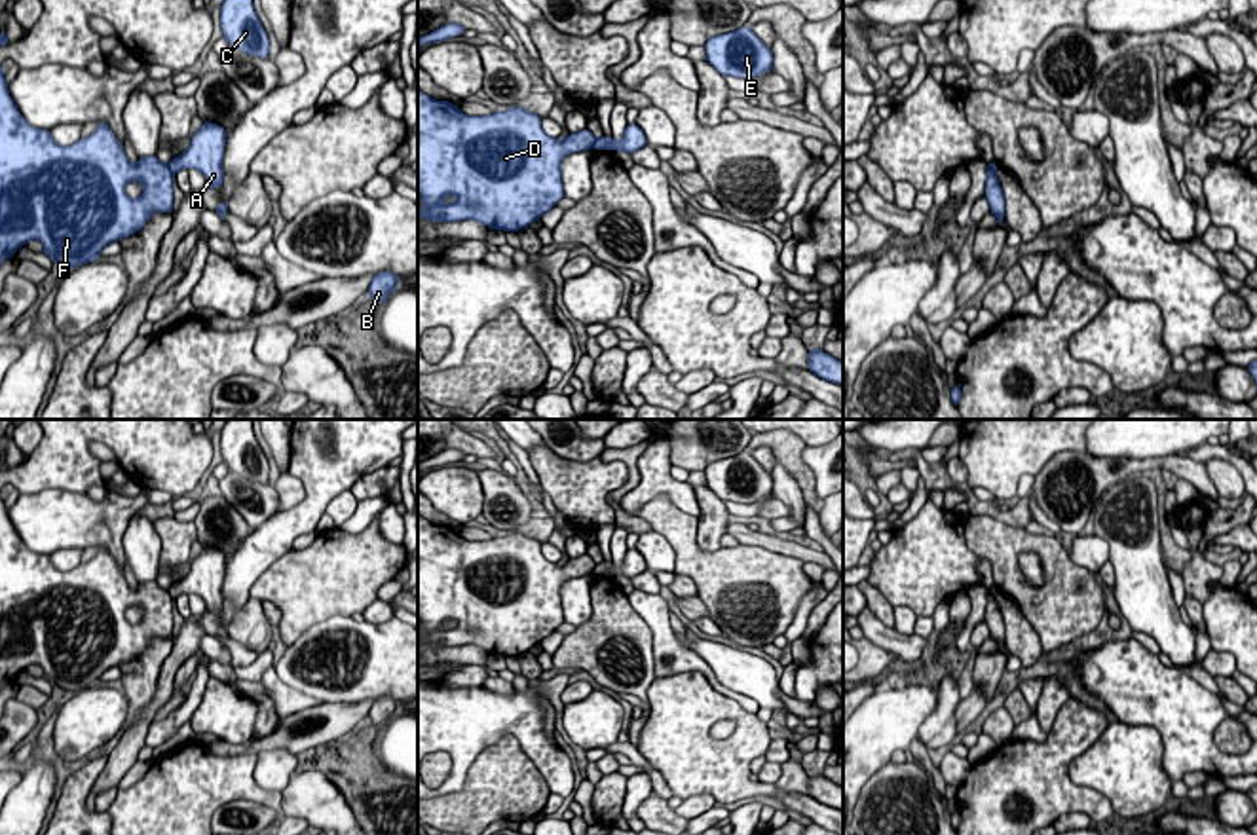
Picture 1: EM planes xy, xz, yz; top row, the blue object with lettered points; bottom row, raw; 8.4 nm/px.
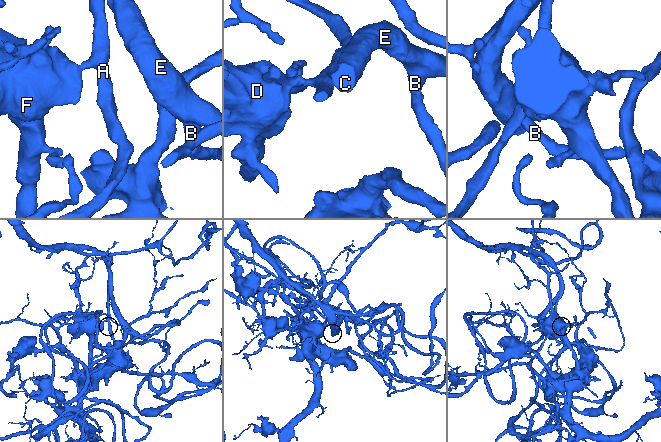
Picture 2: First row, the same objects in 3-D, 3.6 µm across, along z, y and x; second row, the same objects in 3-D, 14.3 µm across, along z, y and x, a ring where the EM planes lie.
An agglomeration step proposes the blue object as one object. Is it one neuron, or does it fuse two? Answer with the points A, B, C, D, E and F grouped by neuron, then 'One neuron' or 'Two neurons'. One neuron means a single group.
Groups: A B C E / D F. Two neurons

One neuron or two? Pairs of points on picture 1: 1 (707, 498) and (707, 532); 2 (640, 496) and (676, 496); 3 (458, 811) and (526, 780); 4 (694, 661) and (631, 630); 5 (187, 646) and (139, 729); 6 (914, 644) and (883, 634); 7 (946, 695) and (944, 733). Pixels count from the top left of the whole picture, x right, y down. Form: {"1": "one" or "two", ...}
{"1": "one", "2": "one", "3": "one", "4": "two", "5": "one", "6": "one", "7": "one"}

